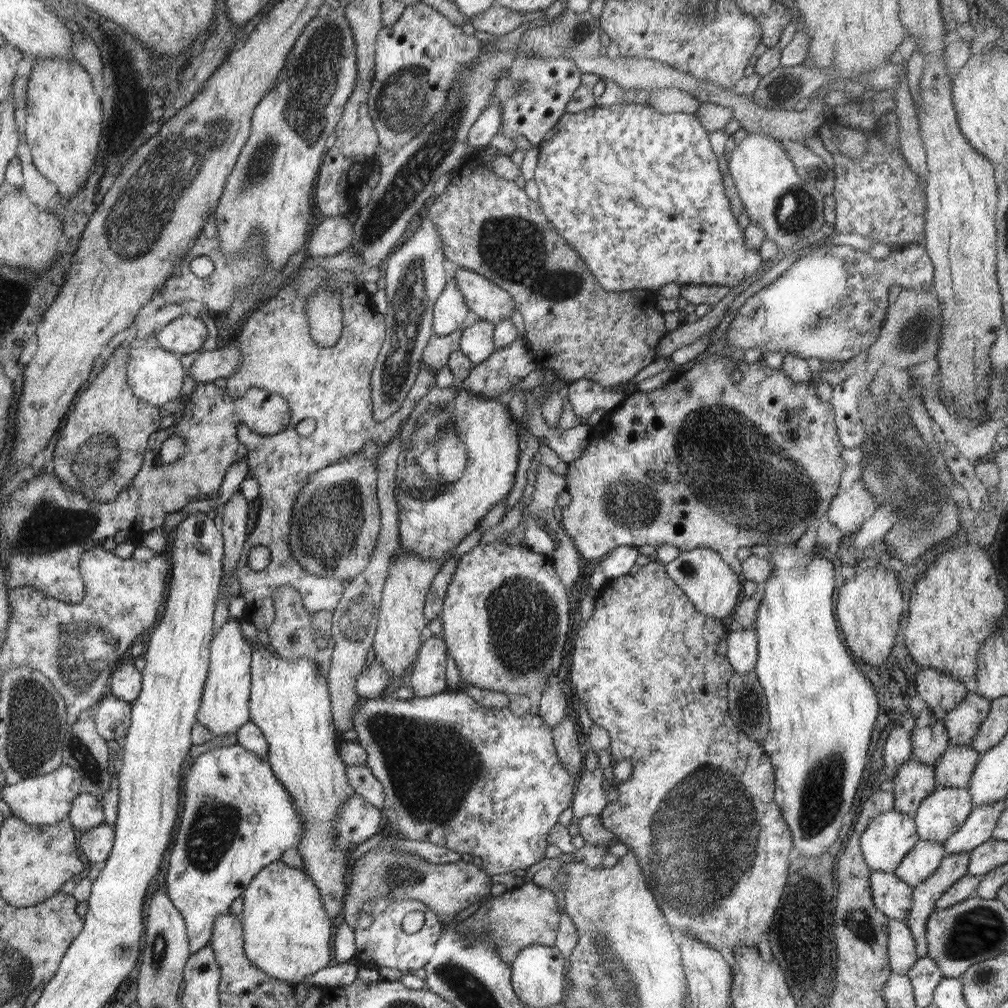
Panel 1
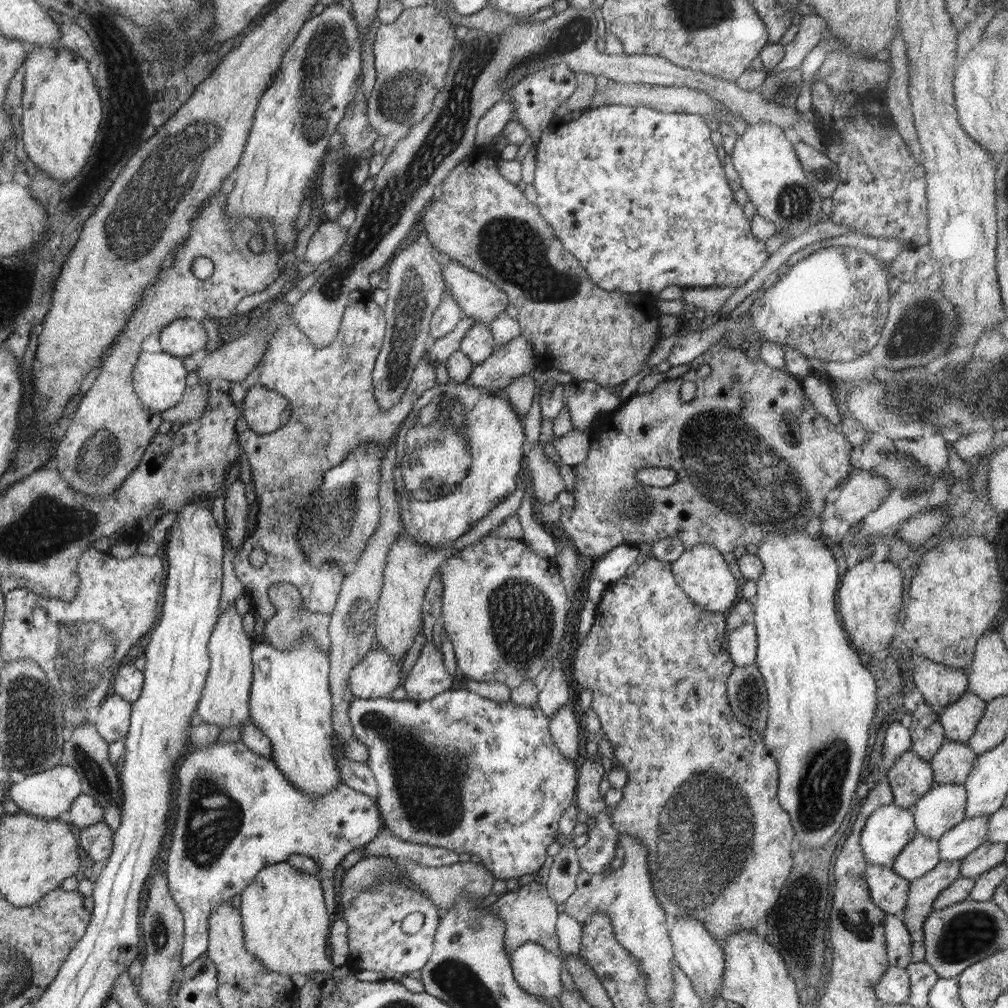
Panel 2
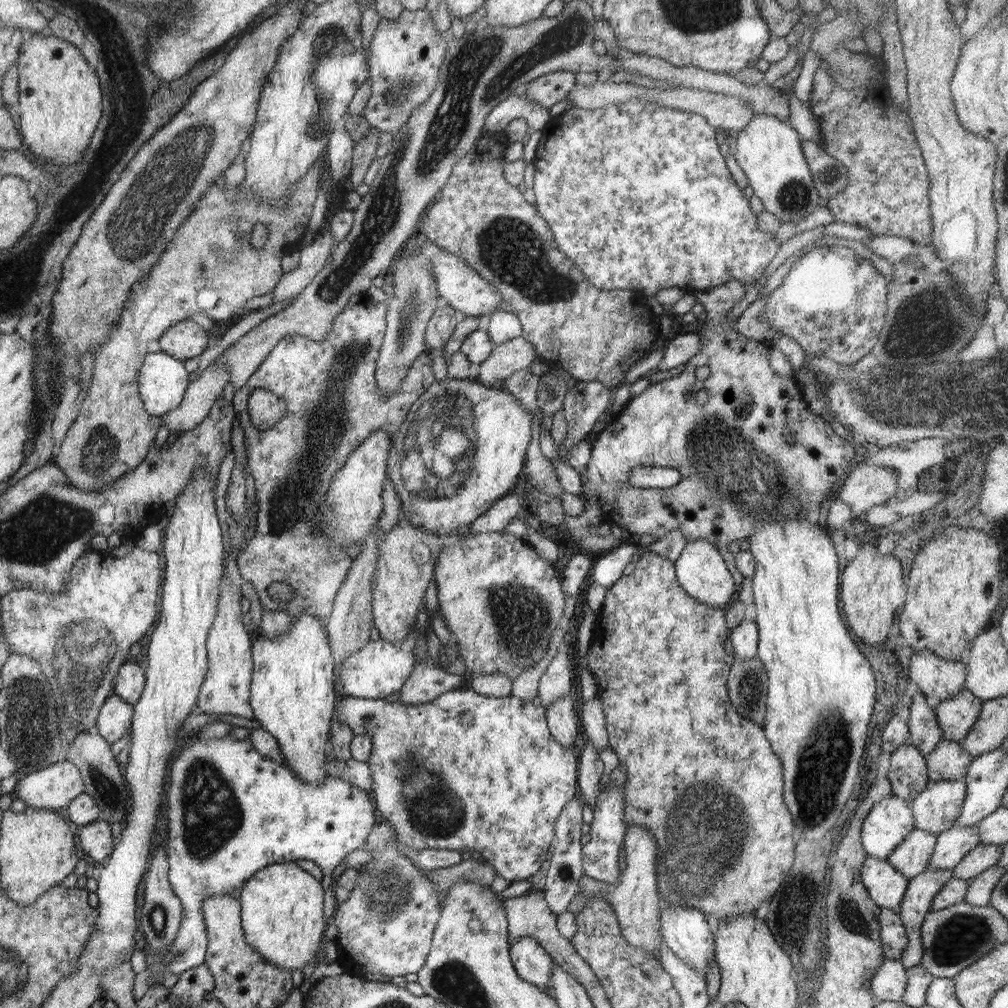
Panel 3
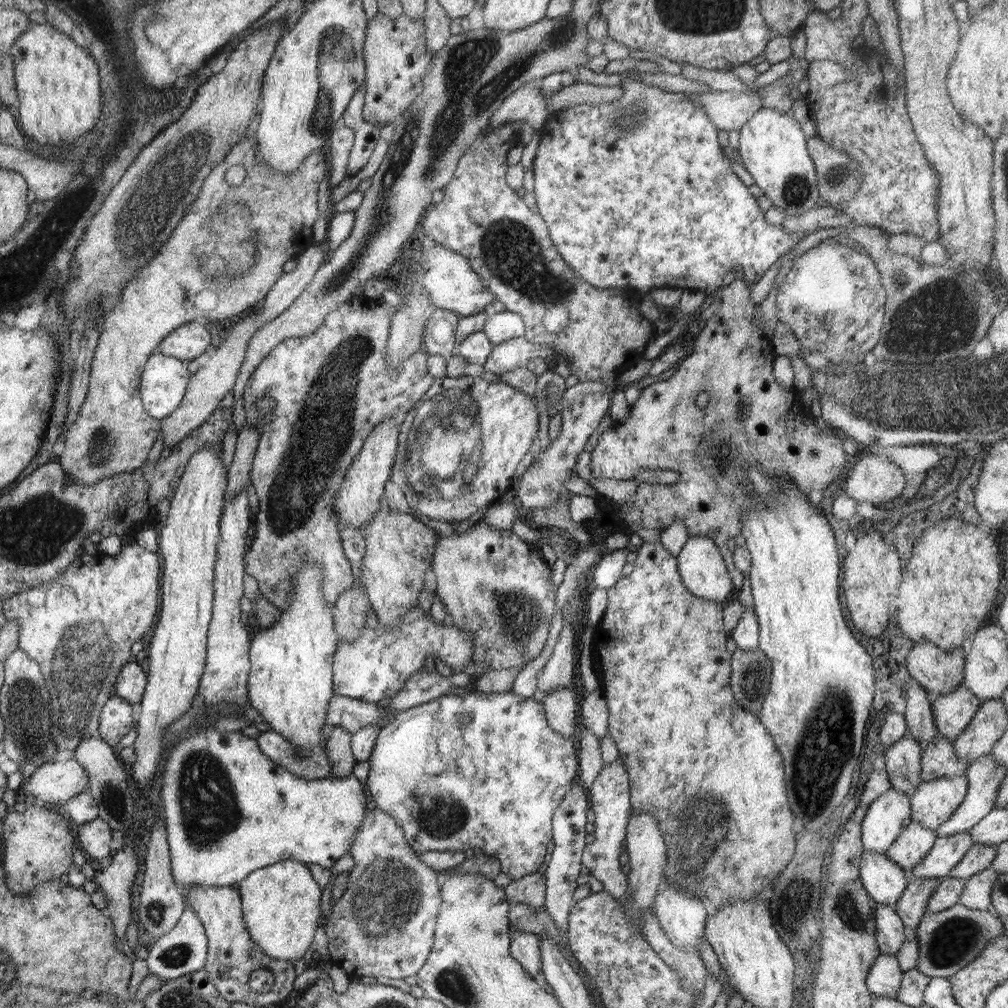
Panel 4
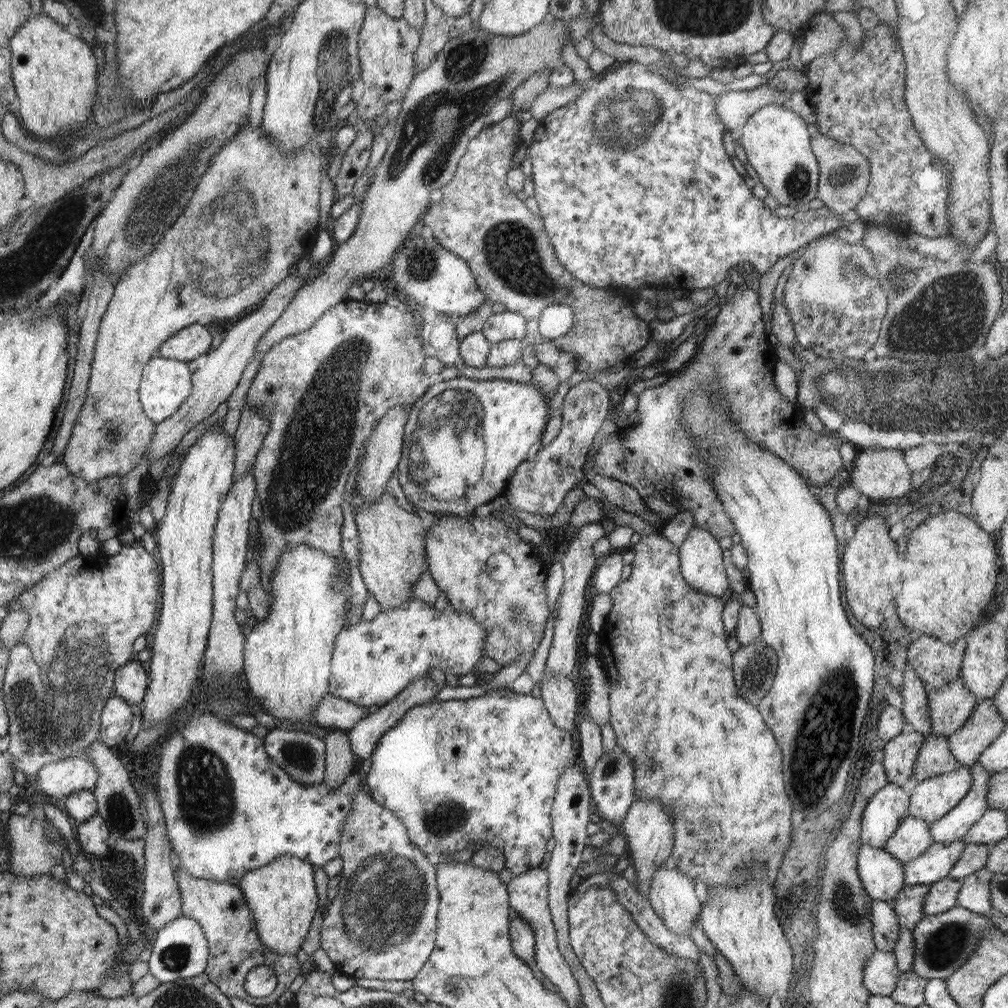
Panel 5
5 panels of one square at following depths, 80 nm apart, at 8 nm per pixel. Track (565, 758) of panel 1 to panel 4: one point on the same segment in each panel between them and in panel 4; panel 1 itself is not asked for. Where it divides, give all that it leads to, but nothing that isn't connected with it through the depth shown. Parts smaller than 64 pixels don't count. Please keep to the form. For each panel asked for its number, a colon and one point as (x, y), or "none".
2: (563, 727)
3: (563, 723)
4: (561, 709)

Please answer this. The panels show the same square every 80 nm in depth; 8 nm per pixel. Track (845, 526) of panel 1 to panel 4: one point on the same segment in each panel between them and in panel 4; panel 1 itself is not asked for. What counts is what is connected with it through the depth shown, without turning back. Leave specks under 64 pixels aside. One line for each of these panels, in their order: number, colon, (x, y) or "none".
2: (863, 493)
3: (867, 485)
4: (872, 479)

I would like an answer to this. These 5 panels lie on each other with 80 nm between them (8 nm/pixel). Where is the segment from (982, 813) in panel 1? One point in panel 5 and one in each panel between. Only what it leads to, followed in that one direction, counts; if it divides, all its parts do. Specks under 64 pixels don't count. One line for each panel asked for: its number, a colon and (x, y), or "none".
2: (960, 841)
3: (952, 845)
4: (947, 851)
5: (936, 863)

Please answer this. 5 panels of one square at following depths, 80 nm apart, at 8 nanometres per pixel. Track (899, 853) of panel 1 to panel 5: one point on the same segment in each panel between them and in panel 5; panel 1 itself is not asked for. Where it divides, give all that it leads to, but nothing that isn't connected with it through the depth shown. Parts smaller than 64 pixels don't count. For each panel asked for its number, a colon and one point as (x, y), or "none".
2: (888, 830)
3: (888, 823)
4: (886, 817)
5: (884, 813)

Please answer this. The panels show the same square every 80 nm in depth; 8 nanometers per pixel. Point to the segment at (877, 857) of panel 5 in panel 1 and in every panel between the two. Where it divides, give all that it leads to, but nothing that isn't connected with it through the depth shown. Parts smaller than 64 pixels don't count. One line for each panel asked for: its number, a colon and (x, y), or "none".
1: (892, 897)
2: (889, 891)
3: (886, 886)
4: (884, 881)

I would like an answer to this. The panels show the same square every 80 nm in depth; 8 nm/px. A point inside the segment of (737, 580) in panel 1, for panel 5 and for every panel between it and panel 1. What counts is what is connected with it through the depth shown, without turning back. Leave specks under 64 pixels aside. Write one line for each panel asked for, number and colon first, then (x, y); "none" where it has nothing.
2: (701, 571)
3: (701, 571)
4: (700, 564)
5: (701, 558)

